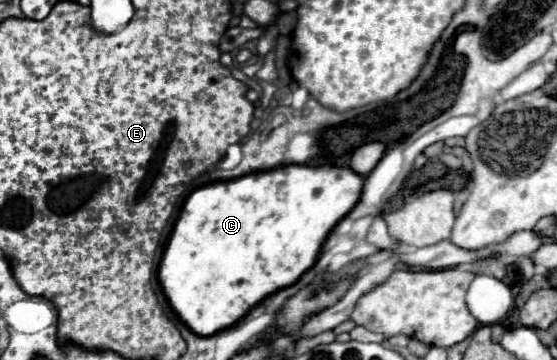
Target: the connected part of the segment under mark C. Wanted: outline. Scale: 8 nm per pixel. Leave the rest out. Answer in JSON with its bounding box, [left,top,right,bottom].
[158,165,363,337]

